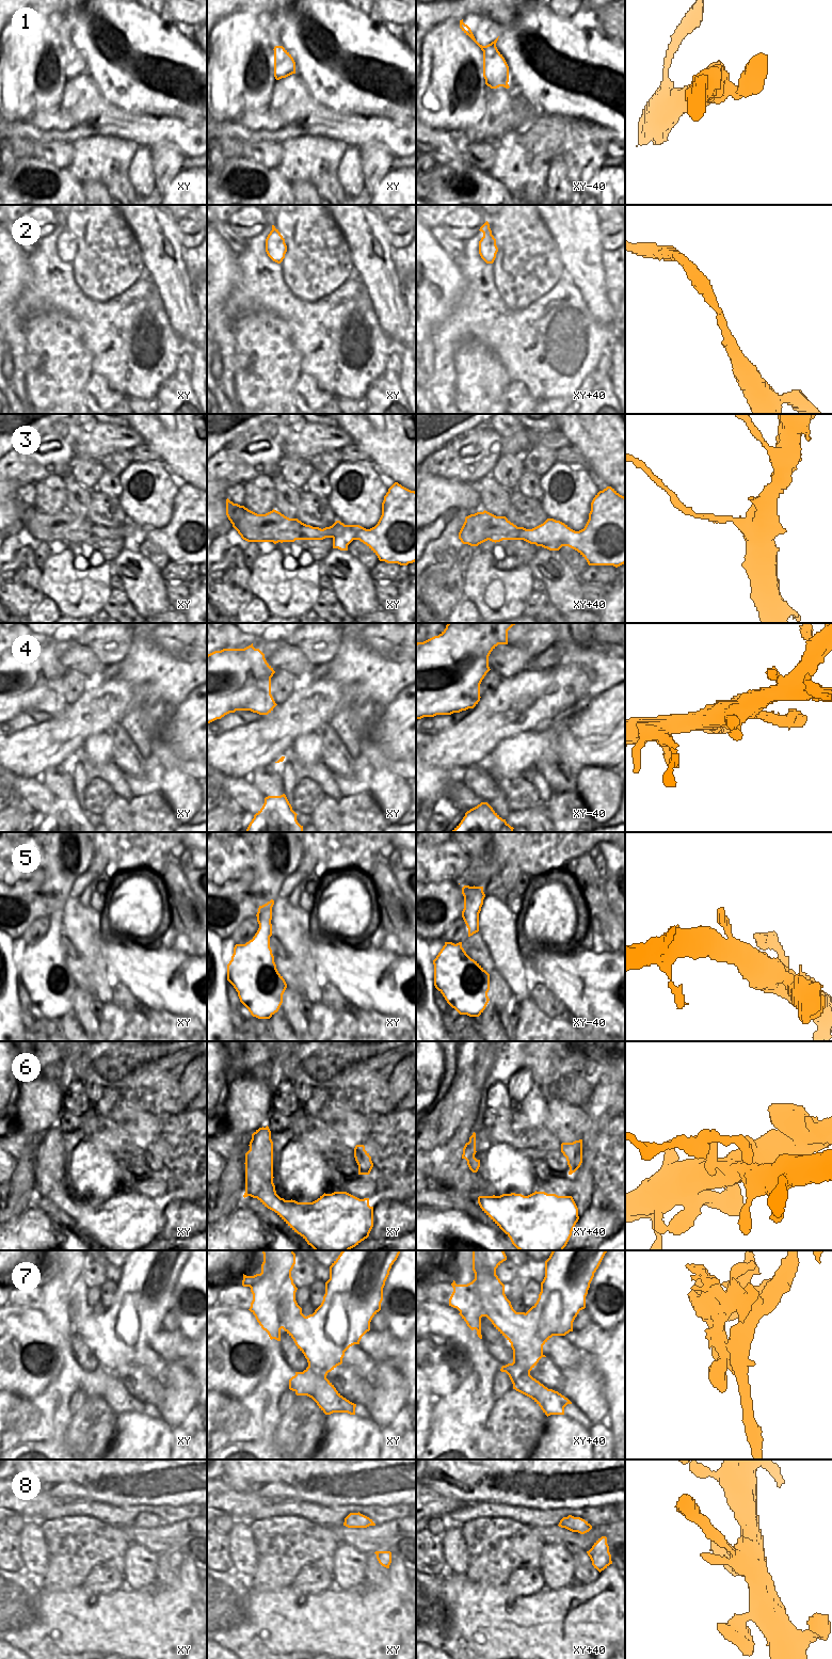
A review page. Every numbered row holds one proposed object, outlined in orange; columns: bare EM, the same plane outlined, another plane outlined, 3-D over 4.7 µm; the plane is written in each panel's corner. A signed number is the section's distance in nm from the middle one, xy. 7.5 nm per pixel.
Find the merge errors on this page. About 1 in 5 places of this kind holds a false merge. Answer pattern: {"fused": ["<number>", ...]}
{"fused": ["3", "6", "7"]}

